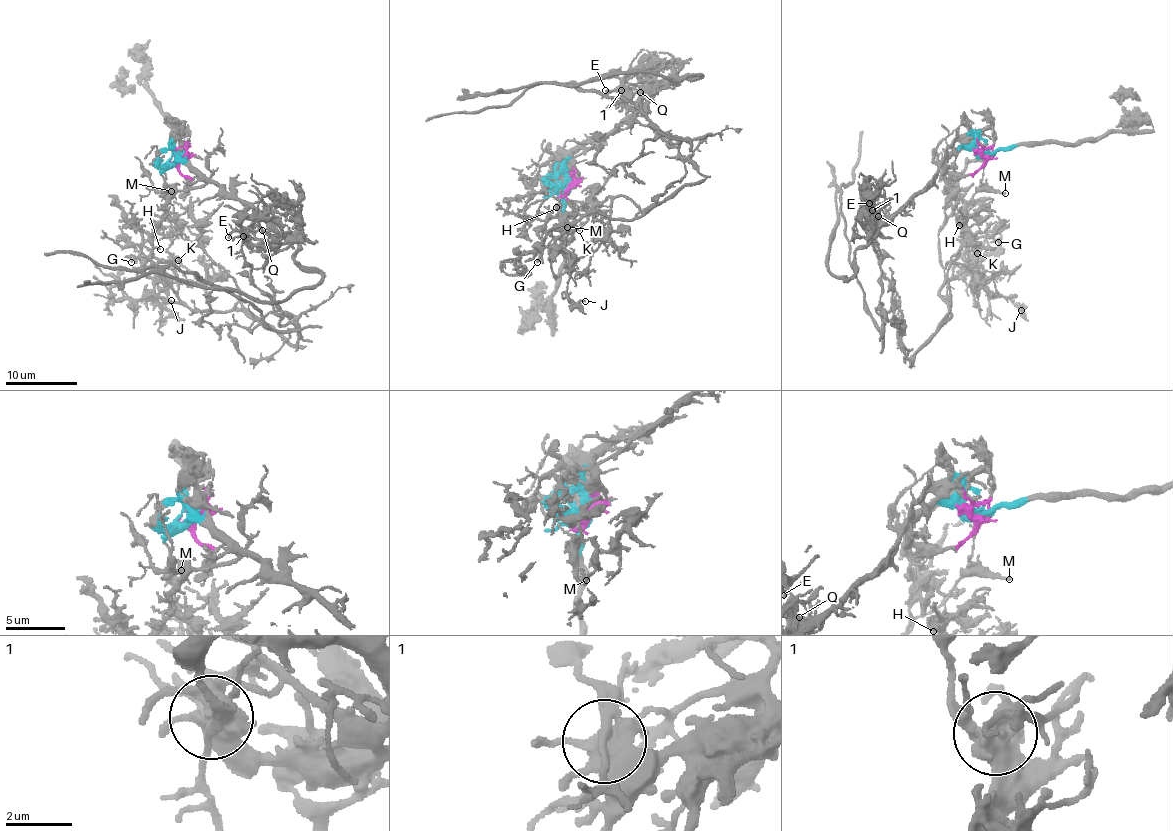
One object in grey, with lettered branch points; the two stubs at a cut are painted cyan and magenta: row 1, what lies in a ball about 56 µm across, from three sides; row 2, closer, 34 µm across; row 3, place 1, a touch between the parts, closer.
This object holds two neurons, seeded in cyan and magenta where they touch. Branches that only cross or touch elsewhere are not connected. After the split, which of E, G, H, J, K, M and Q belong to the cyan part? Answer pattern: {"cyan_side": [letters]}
{"cyan_side": ["E", "Q"]}

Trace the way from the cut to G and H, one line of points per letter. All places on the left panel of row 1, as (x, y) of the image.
G: (179, 156), (191, 184), (168, 201), (153, 248), (142, 245), (151, 257), (139, 254), (130, 262)
H: (179, 156), (179, 171), (191, 184), (168, 201), (166, 218), (153, 236), (153, 248), (142, 245), (160, 248)

